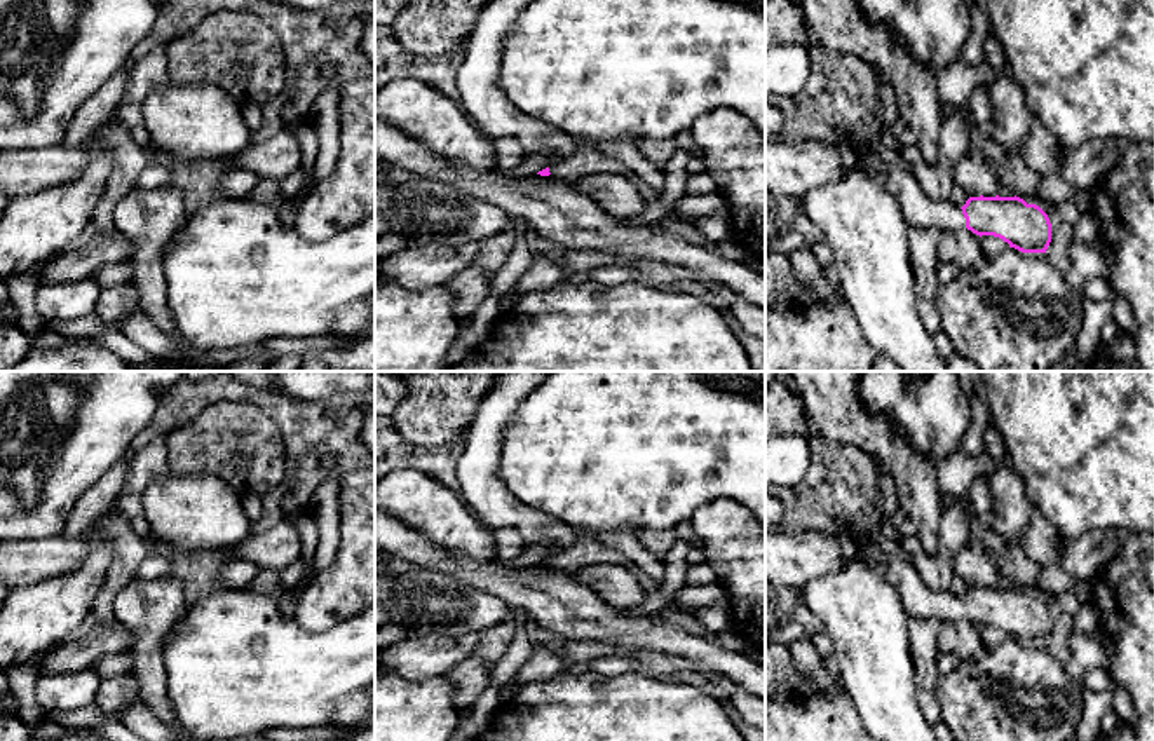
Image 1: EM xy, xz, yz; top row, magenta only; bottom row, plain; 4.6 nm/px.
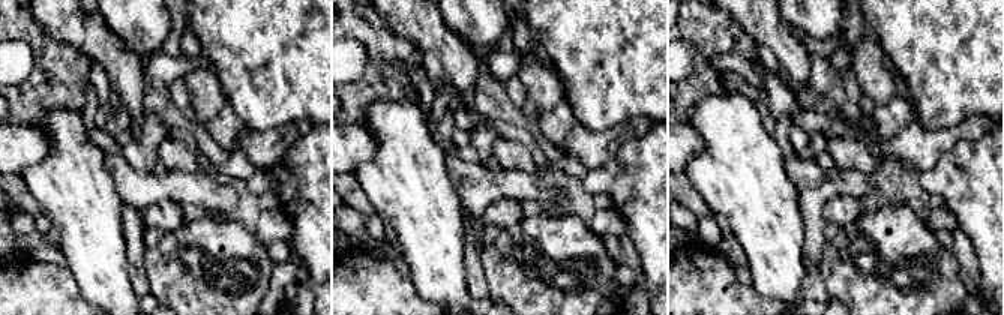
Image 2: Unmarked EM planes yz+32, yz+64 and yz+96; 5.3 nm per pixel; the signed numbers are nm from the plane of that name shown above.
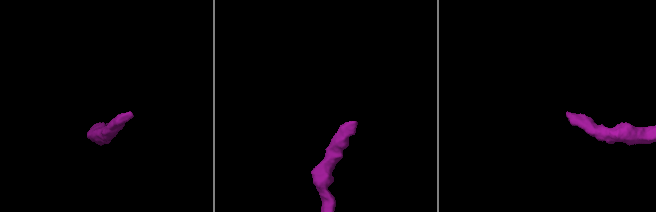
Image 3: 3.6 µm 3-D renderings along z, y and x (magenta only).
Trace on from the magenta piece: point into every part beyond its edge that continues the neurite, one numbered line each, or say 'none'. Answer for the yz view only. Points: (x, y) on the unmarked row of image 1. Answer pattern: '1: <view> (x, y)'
1: yz (919, 600)

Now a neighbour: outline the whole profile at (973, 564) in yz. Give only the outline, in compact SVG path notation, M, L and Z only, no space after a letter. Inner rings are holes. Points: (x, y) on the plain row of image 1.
M971 540L954 556L954 575L961 577L969 588L995 588L1001 572L981 542Z

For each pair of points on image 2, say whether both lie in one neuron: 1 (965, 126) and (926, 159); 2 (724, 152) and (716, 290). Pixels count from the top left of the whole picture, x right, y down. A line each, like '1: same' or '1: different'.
1: same
2: different

